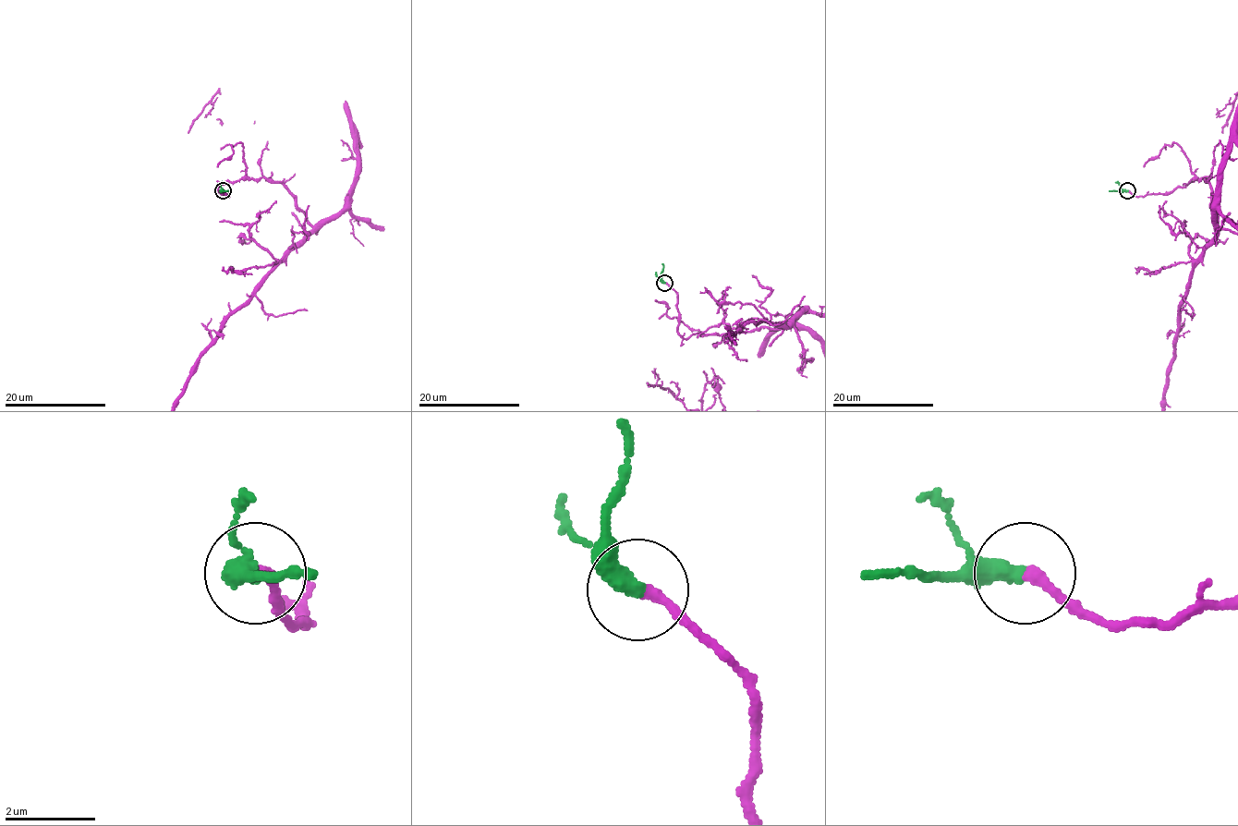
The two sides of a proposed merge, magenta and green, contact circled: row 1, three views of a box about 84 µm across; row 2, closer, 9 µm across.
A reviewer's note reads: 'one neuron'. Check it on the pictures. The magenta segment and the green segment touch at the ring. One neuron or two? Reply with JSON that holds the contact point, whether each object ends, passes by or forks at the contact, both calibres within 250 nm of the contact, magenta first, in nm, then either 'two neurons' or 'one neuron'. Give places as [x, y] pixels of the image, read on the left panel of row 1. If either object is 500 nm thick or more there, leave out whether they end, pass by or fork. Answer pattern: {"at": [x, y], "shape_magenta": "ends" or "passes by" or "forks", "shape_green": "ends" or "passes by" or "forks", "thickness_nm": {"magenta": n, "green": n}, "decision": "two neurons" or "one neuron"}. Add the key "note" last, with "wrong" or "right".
{"at": [223, 190], "shape_magenta": "ends", "shape_green": "ends", "thickness_nm": {"magenta": 240, "green": 440}, "decision": "one neuron", "note": "right"}

